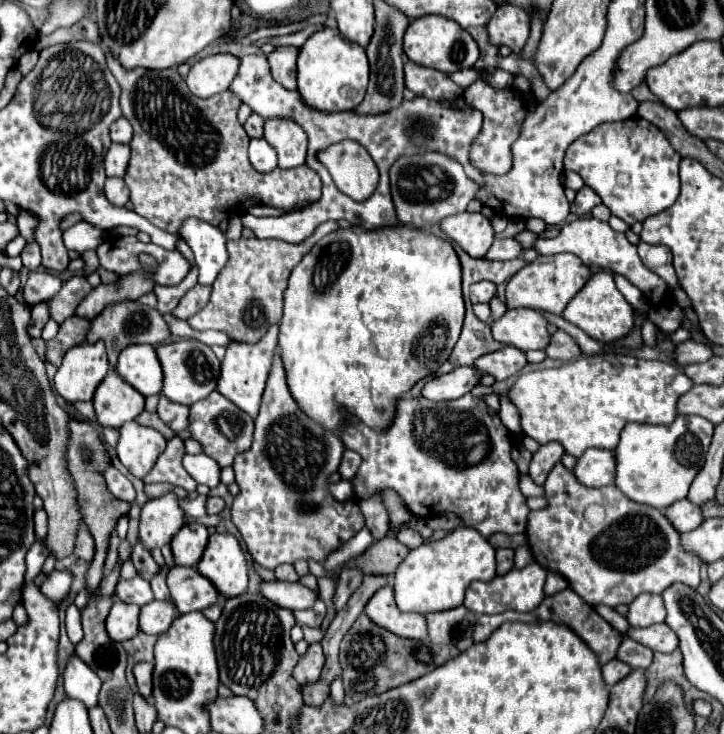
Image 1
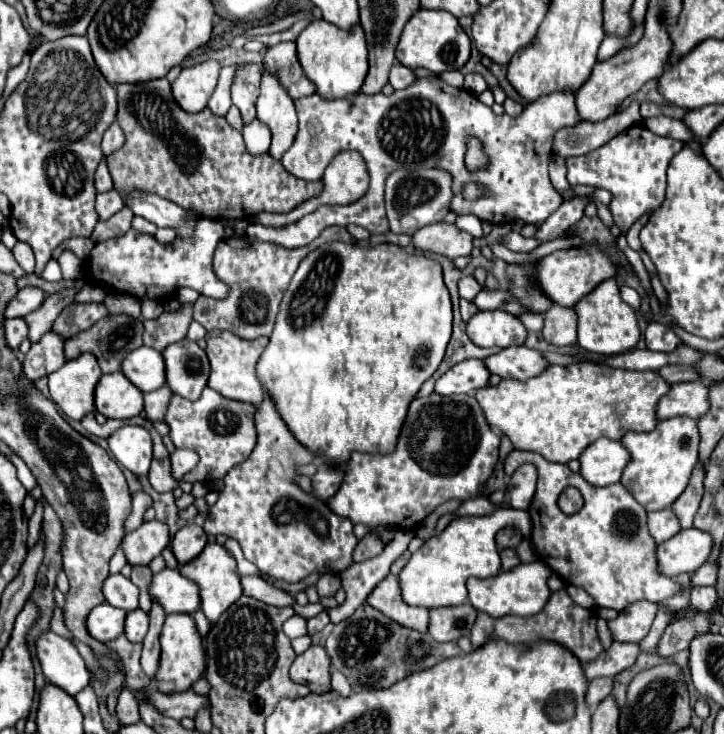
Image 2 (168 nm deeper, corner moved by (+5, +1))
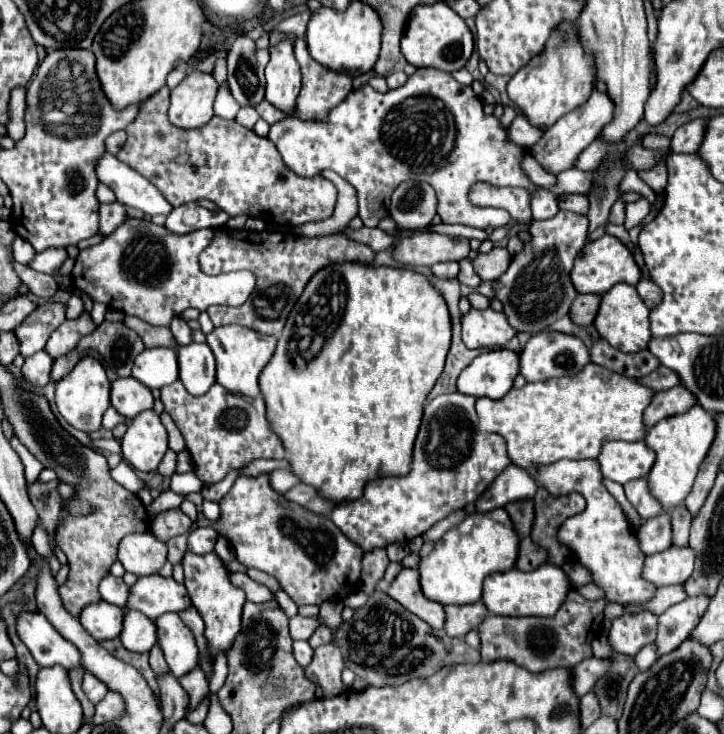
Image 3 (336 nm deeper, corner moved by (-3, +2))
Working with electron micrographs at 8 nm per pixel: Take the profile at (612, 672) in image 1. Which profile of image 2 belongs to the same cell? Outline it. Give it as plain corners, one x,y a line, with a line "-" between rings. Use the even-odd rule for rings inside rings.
595,678
589,682
587,690
587,704
595,708
603,698
607,698
613,690
613,678

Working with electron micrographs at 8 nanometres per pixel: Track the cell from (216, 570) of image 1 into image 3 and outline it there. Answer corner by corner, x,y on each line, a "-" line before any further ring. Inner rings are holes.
187,551
183,555
183,569
185,569
185,589
189,593
189,599
205,621
207,653
215,661
219,653
227,653
233,647
233,641
241,629
241,607
245,603
245,597
243,593
239,593
239,589
235,589
235,585
231,585
231,581
227,581
229,571
225,569
217,553
195,555

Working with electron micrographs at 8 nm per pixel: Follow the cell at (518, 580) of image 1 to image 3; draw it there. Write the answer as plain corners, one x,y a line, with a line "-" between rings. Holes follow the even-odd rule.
543,563
535,571
527,571
527,573
519,569
509,569
503,573
489,575
483,585
483,603
493,615
553,617
563,605
563,601
567,599
569,591
571,591
571,581
565,575
565,571
557,565

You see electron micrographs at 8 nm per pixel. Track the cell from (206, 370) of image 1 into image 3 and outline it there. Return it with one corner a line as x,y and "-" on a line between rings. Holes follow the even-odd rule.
207,343
179,347
179,379
191,395
207,393
215,383
215,357

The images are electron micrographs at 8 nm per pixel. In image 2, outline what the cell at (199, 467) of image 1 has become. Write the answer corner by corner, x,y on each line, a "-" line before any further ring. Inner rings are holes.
175,450
171,454
171,468
175,472
175,478
183,478
197,464
199,464
199,456
193,450

